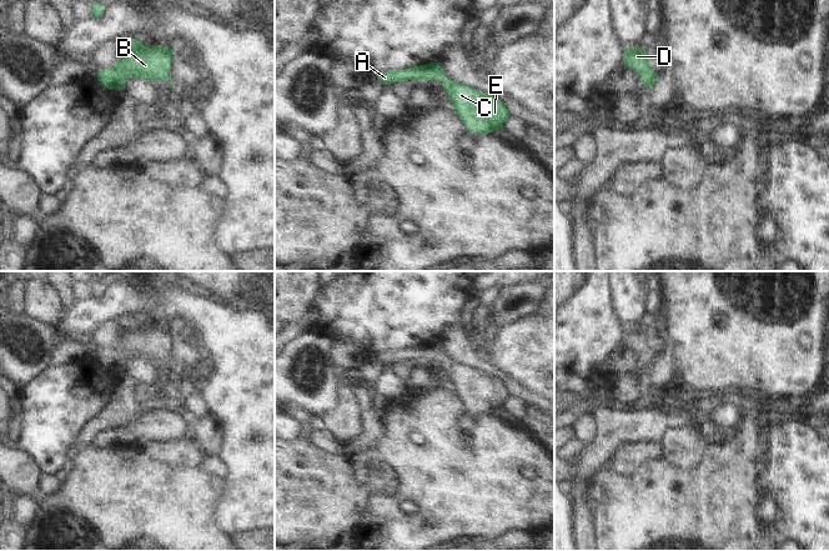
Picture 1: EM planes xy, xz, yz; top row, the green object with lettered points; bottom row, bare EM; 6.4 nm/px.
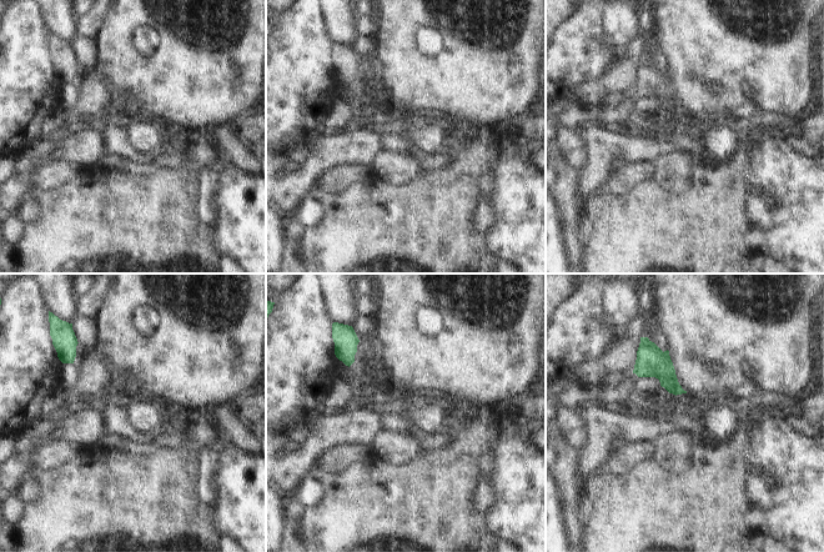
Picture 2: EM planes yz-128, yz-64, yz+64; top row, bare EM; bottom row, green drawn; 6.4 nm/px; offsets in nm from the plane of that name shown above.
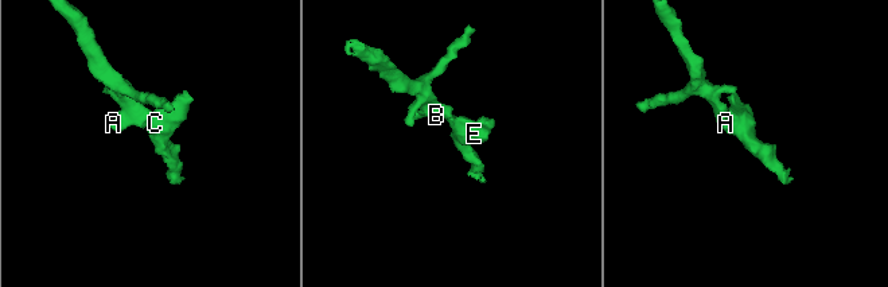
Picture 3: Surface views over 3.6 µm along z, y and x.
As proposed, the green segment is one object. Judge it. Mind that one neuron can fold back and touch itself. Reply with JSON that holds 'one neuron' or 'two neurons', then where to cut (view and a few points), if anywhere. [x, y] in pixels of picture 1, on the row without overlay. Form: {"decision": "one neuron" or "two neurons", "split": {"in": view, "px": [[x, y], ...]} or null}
{"decision": "one neuron", "split": null}

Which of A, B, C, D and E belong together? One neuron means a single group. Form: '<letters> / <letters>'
A B C D E

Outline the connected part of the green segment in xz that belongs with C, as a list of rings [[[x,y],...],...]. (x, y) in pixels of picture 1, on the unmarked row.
[[[438,342],[378,352],[375,357],[383,365],[407,360],[441,360],[454,392],[472,414],[484,415],[503,409],[503,402],[509,397],[506,386],[498,379],[448,359]]]

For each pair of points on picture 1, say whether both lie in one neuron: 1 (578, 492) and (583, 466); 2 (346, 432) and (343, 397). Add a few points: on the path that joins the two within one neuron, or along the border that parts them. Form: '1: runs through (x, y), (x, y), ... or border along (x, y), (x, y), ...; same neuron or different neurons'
1: border along (591, 481), (572, 480), (567, 484); different neurons
2: runs through (346, 424), (346, 406); same neuron

